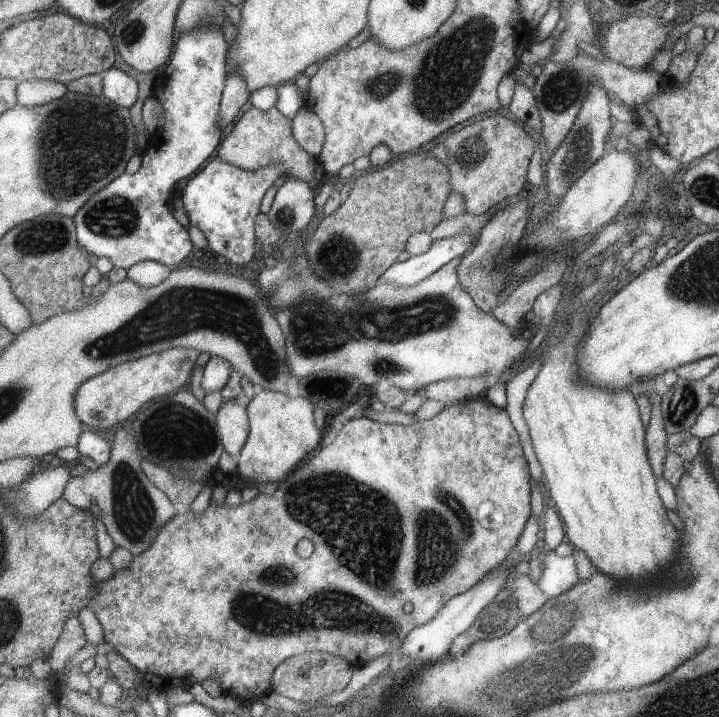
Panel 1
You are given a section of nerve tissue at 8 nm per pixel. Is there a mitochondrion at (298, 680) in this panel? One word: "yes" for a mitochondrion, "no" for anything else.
no

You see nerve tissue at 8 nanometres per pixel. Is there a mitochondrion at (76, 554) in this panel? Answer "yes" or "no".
no

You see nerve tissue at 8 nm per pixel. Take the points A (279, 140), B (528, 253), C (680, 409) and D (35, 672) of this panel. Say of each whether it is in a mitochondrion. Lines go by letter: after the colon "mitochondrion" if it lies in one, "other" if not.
A: other
B: mitochondrion
C: mitochondrion
D: other

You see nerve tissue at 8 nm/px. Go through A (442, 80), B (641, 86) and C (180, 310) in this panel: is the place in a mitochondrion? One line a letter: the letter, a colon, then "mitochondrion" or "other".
A: mitochondrion
B: other
C: mitochondrion

